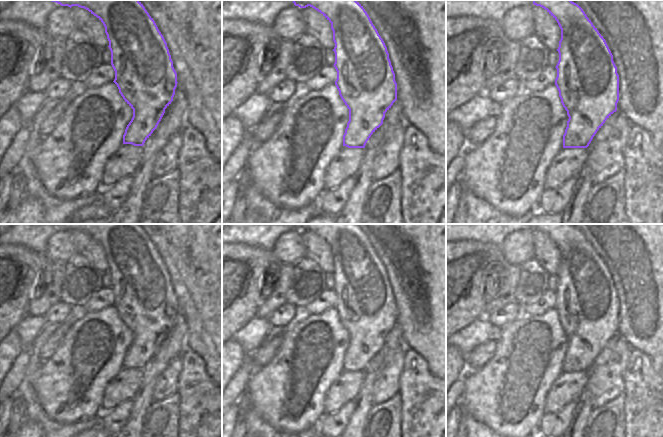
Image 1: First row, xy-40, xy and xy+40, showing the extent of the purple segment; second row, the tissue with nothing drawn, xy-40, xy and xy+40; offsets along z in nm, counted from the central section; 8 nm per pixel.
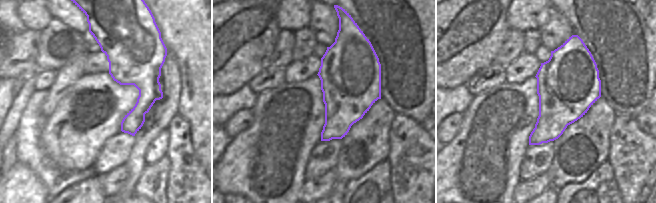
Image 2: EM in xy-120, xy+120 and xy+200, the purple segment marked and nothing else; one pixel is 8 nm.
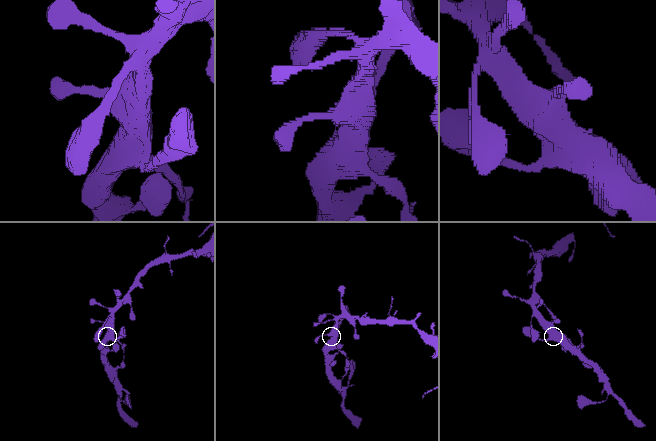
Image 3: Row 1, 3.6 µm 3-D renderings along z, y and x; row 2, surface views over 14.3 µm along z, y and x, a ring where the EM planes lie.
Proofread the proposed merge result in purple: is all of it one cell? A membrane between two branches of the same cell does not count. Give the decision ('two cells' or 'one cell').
one cell

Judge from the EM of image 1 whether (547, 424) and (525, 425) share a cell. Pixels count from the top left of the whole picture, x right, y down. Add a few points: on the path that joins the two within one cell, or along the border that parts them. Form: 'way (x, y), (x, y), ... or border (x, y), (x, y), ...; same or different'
border (545, 412), (537, 426); different

